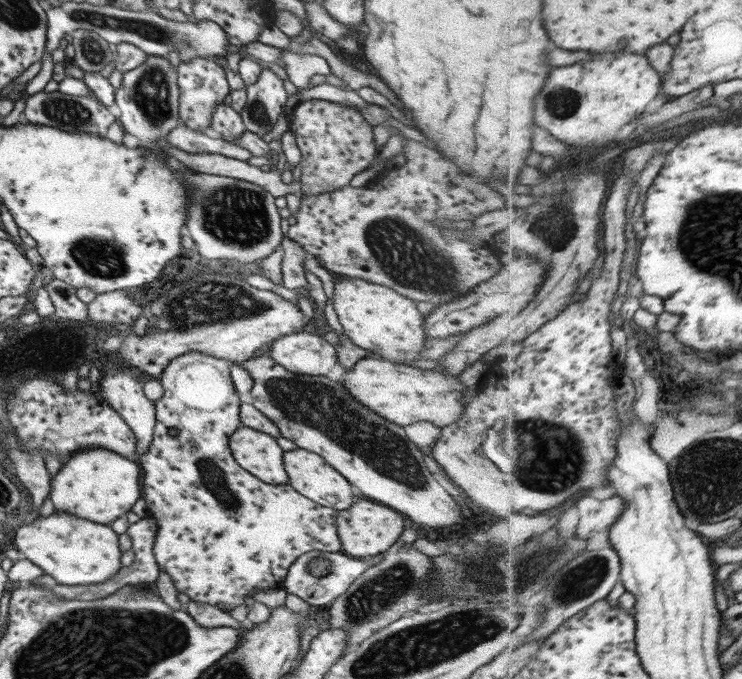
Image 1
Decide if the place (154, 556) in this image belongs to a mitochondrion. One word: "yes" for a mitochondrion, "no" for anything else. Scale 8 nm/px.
no

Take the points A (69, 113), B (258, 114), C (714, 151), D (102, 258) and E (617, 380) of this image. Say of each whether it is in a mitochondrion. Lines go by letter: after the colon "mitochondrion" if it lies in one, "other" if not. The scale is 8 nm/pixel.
A: mitochondrion
B: mitochondrion
C: other
D: mitochondrion
E: other

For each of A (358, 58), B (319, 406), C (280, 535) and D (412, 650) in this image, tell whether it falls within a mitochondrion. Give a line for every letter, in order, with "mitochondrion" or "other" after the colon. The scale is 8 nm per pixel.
A: other
B: mitochondrion
C: other
D: mitochondrion

